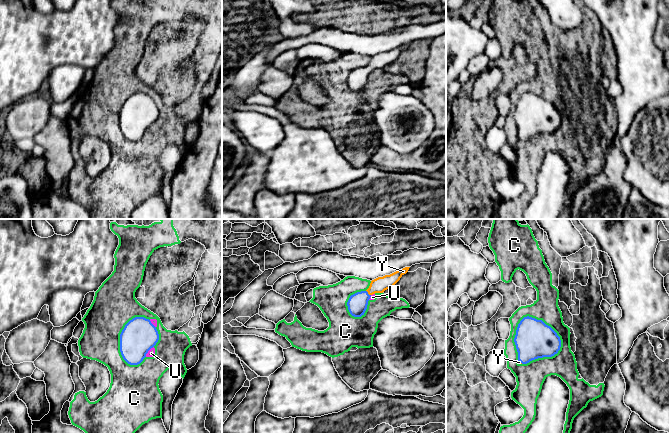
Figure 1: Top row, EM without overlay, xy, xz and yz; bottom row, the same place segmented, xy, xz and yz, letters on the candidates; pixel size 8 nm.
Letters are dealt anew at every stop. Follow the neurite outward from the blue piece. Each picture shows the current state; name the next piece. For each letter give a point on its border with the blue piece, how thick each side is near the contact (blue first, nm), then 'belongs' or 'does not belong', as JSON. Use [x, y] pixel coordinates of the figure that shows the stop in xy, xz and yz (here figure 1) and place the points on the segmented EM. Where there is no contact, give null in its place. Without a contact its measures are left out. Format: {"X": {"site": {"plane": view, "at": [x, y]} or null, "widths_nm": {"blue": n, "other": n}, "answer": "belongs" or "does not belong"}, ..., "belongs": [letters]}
{"C": {"site": {"plane": "yz", "at": [560, 346]}, "widths_nm": {"blue": 300, "other": 200}, "answer": "does not belong"}, "U": {"site": {"plane": "xy", "at": [148, 350]}, "widths_nm": {"blue": 280, "other": 60}, "answer": "does not belong"}, "Y": {"site": {"plane": "xz", "at": [367, 293]}, "widths_nm": {"blue": 160, "other": 120}, "answer": "belongs"}, "belongs": ["Y"]}

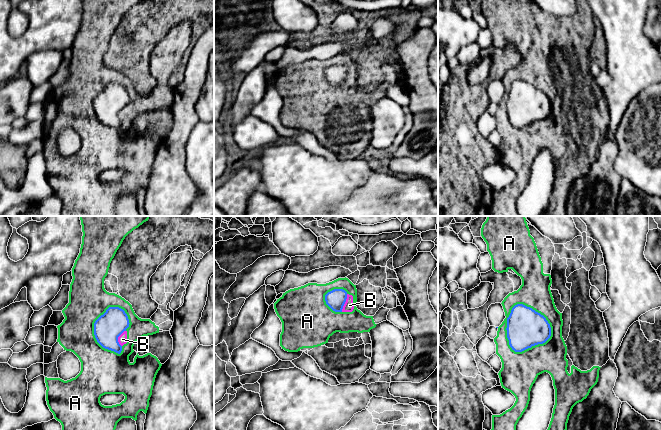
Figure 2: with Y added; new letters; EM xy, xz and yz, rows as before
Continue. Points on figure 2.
{"A": {"site": {"plane": "yz", "at": [506, 329]}, "widths_nm": {"blue": 300, "other": 150}, "answer": "does not belong"}, "B": {"site": {"plane": "xz", "at": [344, 303]}, "widths_nm": {"blue": 160, "other": 80}, "answer": "does not belong"}, "belongs": []}

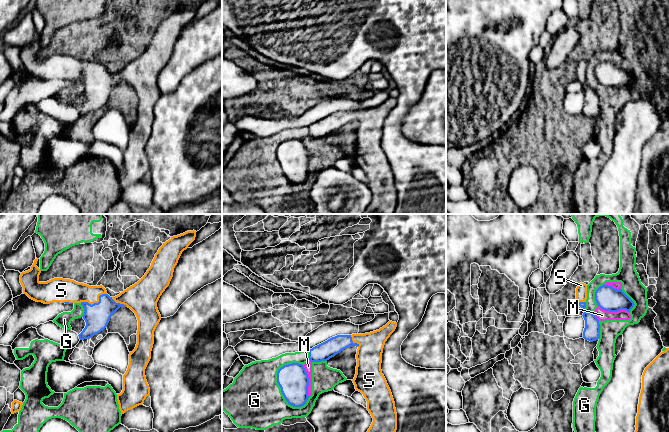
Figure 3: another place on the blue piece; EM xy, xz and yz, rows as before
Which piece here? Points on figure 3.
{"G": {"site": {"plane": "xz", "at": [281, 391]}, "widths_nm": {"blue": 240, "other": 460}, "answer": "does not belong"}, "M": {"site": {"plane": "xz", "at": [308, 381]}, "widths_nm": {"blue": 240, "other": 60}, "answer": "does not belong"}, "S": {"site": {"plane": "xy", "at": [95, 303]}, "widths_nm": {"blue": 200, "other": 180}, "answer": "belongs"}, "belongs": ["S"]}

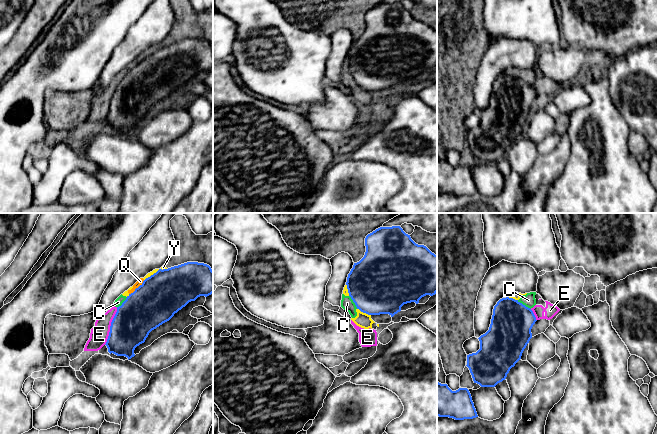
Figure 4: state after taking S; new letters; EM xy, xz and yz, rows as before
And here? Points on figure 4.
{"C": {"site": {"plane": "yz", "at": [524, 305]}, "widths_nm": {"blue": 340, "other": 100}, "answer": "does not belong"}, "E": {"site": {"plane": "xy", "at": [110, 326]}, "widths_nm": {"blue": 320, "other": 150}, "answer": "does not belong"}, "Q": {"site": {"plane": "xy", "at": [136, 288]}, "widths_nm": {"blue": 360, "other": 50}, "answer": "does not belong"}, "Y": {"site": {"plane": "xz", "at": [364, 312]}, "widths_nm": {"blue": 480, "other": 120}, "answer": "does not belong"}, "belongs": []}

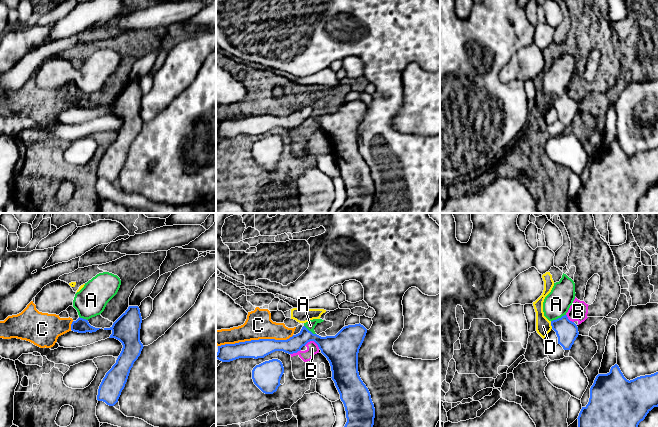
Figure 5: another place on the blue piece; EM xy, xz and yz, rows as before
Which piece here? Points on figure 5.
{"A": {"site": {"plane": "yz", "at": [558, 318]}, "widths_nm": {"blue": 180, "other": 220}, "answer": "belongs"}, "B": {"site": {"plane": "xz", "at": [312, 340]}, "widths_nm": {"blue": 260, "other": 100}, "answer": "does not belong"}, "C": {"site": {"plane": "xz", "at": [255, 340]}, "widths_nm": {"blue": 150, "other": 220}, "answer": "does not belong"}, "D": {"site": {"plane": "yz", "at": [551, 325]}, "widths_nm": {"blue": 180, "other": 130}, "answer": "does not belong"}, "belongs": ["A"]}

